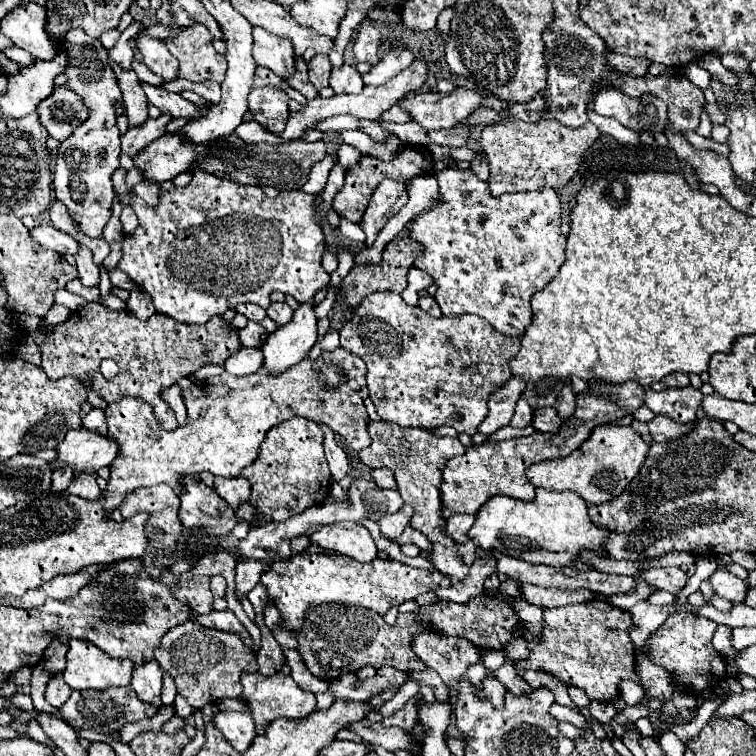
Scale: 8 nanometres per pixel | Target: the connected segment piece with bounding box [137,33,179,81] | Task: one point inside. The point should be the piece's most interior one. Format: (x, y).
(155, 55)

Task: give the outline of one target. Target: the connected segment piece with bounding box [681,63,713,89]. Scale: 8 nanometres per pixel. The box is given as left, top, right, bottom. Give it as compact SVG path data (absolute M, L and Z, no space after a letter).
M691 63L689 67L685 67L681 73L683 73L687 79L691 79L695 85L699 85L701 89L707 89L707 87L711 85L711 79L713 79L713 75L711 75L709 71L701 69L701 67L695 65L695 63Z

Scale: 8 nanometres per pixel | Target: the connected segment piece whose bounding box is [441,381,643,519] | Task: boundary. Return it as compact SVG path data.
M591 381L591 391L587 395L577 395L577 407L573 413L573 421L563 423L557 435L551 433L535 433L529 437L495 441L469 447L463 455L447 461L441 477L441 517L447 519L455 513L475 515L481 505L493 495L507 495L521 501L531 501L535 497L535 487L527 481L525 469L533 463L547 459L561 459L571 455L591 433L593 427L605 425L609 421L631 415L635 409L643 405L643 389L633 381L625 381L621 385L605 385L605 381Z

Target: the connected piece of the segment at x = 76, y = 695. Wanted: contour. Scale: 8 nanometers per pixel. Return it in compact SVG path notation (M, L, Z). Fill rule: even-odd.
M109 687L105 691L95 691L93 689L93 705L87 705L91 697L87 695L87 691L73 691L69 701L59 709L61 717L77 731L81 729L93 729L97 733L111 733L111 731L119 731L125 723L133 723L145 717L153 717L157 709L153 709L151 705L145 705L143 701L139 701L139 697L133 693L131 687Z

